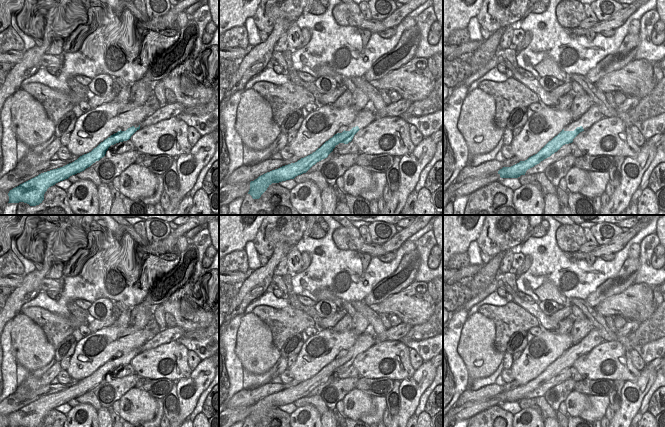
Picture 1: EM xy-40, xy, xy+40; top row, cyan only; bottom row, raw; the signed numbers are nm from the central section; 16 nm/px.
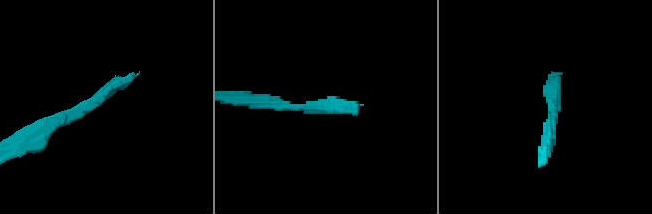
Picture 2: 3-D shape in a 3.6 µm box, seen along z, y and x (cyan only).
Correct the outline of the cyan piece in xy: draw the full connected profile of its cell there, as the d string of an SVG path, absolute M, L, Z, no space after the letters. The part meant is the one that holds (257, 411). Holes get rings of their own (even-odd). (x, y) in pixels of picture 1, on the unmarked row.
M368 330L366 333L358 336L355 344L350 349L341 351L337 358L312 378L301 382L295 387L267 396L251 405L248 418L253 423L259 423L272 407L294 403L296 400L306 397L317 386L327 382L336 369L339 367L348 368L359 354L364 353L375 344L376 337L371 330Z

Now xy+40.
M593 328L578 344L571 346L557 360L549 365L537 378L525 385L511 391L503 391L498 395L501 402L518 402L525 399L526 395L539 388L544 383L557 376L563 369L573 366L573 363L582 355L590 352L594 347L603 342L599 332Z

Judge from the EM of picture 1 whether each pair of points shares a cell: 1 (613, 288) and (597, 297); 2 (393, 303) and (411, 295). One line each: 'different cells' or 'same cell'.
1: same cell
2: same cell

